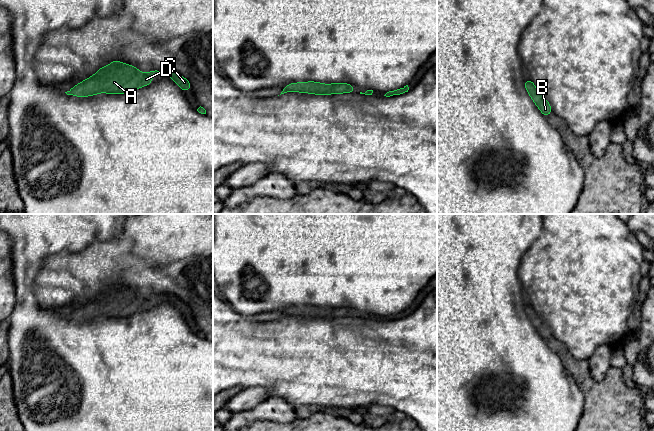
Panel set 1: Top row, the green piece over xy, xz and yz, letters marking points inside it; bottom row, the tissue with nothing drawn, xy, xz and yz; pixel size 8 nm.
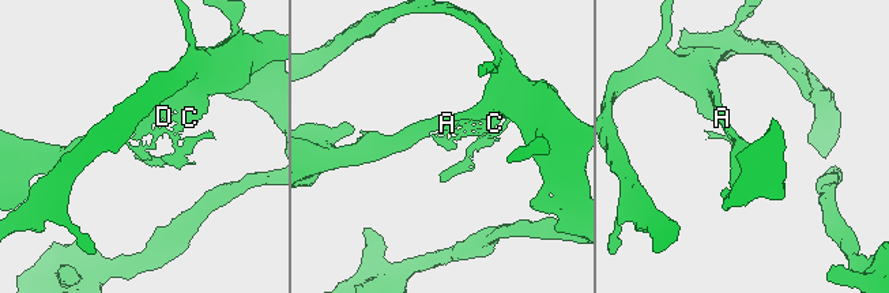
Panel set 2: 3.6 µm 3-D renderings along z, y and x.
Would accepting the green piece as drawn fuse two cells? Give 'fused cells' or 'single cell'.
single cell

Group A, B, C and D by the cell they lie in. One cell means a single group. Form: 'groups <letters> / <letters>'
groups A B C D

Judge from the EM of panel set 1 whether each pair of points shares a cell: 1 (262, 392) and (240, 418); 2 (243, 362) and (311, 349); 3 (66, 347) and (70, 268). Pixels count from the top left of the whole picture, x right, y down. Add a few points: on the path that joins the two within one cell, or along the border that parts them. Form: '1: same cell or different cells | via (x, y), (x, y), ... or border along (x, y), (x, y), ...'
1: different cells | border along (268, 399), (250, 409), (231, 415)
2: same cell | via (260, 354), (294, 353)
3: different cells | border along (36, 300), (43, 307), (58, 310)

